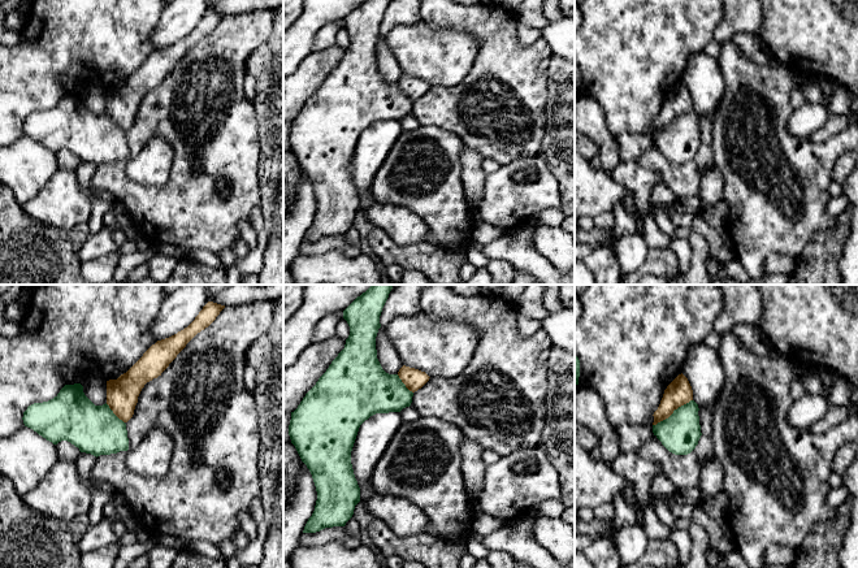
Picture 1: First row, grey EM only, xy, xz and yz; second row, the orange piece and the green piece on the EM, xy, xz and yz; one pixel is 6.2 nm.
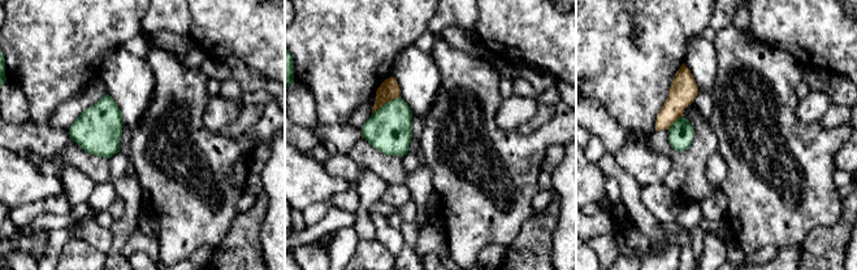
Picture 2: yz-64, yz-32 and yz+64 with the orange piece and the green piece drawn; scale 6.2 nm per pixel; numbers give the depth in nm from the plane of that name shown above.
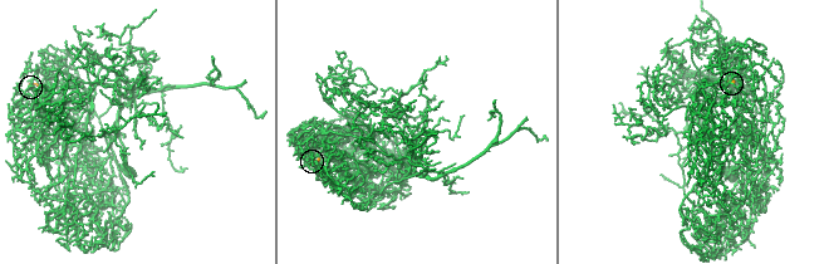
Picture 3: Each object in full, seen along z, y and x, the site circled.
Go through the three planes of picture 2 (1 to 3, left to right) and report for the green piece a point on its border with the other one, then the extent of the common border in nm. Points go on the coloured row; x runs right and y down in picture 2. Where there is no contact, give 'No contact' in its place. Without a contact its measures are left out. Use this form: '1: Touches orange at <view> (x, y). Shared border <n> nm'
1: No contact
2: Touches orange at yz-32 (385, 101). Shared border 200 nm
3: Touches orange at yz+64 (674, 121). Shared border 120 nm

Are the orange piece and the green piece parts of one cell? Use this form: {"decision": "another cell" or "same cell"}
{"decision": "another cell"}

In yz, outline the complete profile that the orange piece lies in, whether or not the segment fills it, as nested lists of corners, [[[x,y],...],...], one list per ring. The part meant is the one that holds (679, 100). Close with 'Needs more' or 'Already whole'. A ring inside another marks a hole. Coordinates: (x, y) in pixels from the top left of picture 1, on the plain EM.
[[[681,82],[664,99],[660,113],[653,123],[653,134],[668,127],[675,118],[690,109],[693,109],[693,99],[688,87]]]. Already whole

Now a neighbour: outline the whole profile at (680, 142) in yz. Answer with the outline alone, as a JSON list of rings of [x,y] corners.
[[[694,109],[679,116],[668,127],[653,134],[654,144],[670,161],[690,162],[702,144],[698,120]]]

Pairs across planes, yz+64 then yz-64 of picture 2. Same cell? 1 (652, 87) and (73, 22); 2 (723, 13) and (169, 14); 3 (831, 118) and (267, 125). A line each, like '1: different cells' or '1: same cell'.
1: same cell
2: same cell
3: different cells

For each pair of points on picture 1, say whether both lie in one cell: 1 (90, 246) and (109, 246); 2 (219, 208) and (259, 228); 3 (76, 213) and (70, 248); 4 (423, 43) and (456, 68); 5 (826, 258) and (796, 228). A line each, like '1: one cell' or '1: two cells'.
1: one cell
2: two cells
3: two cells
4: one cell
5: two cells

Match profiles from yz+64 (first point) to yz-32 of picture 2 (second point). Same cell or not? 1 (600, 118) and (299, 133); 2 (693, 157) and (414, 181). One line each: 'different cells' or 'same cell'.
1: different cells
2: different cells

